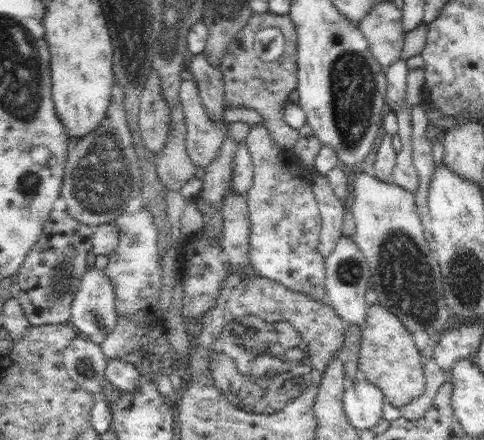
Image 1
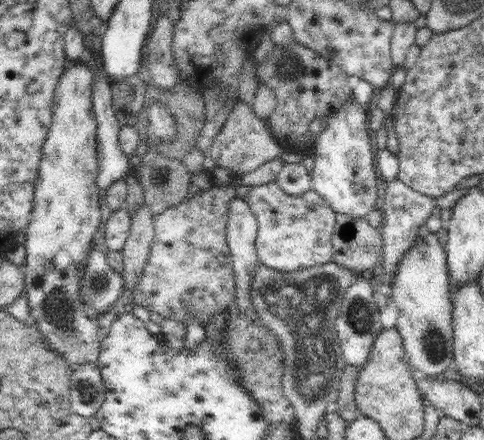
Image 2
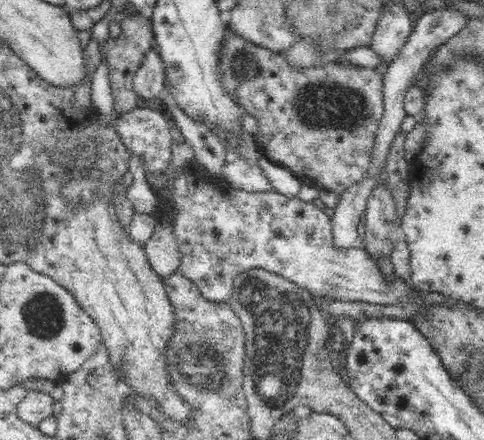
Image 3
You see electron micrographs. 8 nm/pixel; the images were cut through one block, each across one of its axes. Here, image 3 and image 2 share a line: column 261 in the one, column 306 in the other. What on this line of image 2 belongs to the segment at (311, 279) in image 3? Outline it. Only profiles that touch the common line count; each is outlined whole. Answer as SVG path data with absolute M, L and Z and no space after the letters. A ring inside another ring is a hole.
M277 180L265 182L263 186L251 186L247 204L251 214L257 220L257 238L255 238L255 252L259 264L267 270L293 274L309 270L311 266L321 266L333 262L331 250L331 230L335 212L319 198L319 194L309 188L303 196L287 194Z

